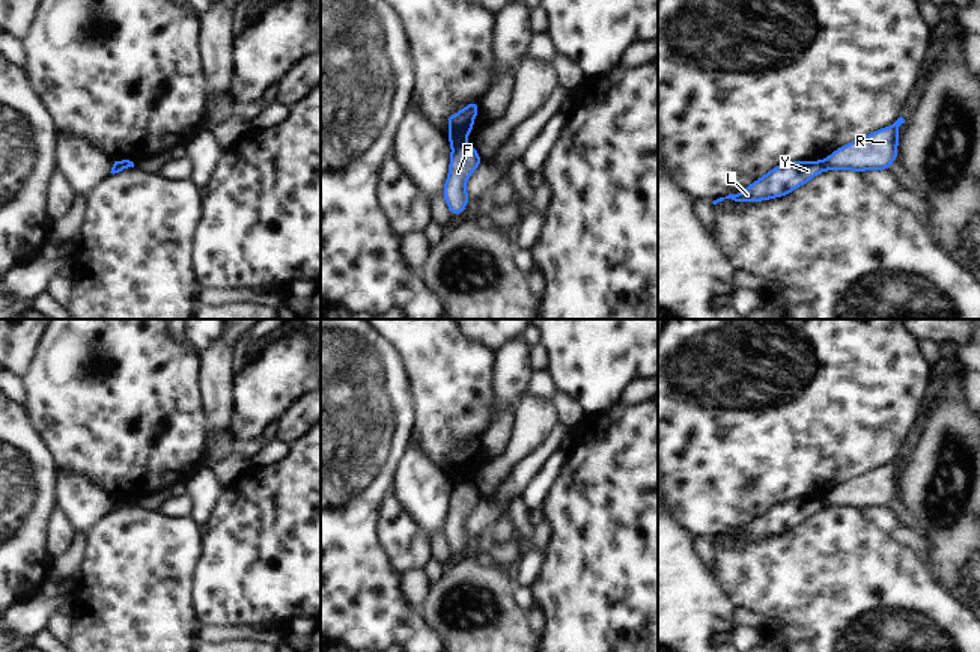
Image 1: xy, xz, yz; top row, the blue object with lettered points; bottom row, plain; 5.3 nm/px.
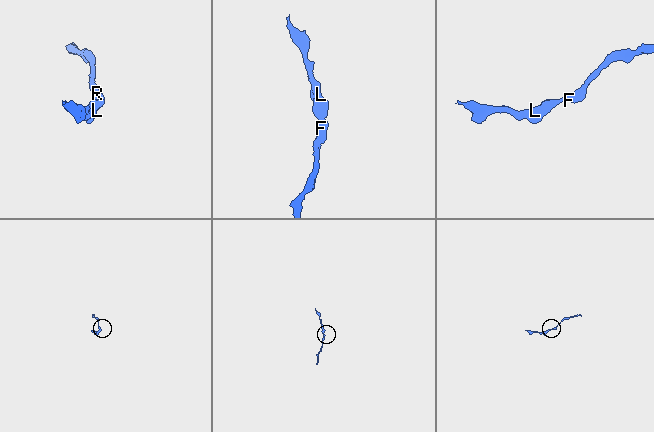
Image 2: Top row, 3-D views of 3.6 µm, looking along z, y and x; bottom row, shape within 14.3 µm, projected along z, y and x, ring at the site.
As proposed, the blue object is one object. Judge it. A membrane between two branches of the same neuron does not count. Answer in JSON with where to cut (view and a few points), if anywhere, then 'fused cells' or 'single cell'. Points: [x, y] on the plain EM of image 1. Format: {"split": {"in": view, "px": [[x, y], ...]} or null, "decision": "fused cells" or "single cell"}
{"split": {"in": "xz", "px": [[461, 481], [453, 485]]}, "decision": "fused cells"}

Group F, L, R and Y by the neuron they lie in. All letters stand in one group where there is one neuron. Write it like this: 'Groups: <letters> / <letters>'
Groups: F R / L Y.

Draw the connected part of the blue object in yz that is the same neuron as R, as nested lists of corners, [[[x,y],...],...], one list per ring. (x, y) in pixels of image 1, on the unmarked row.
[[[900,453],[891,464],[873,468],[861,477],[840,483],[822,497],[823,507],[887,507],[897,497],[899,464],[905,461]]]

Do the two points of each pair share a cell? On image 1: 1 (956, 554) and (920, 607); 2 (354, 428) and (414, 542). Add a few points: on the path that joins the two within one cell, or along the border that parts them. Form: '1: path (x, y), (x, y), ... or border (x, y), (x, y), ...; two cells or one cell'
1: border (926, 563), (931, 574), (949, 592); two cells
2: border (389, 494), (380, 506), (380, 518), (375, 529); two cells

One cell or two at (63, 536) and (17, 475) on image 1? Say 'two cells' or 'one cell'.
two cells

